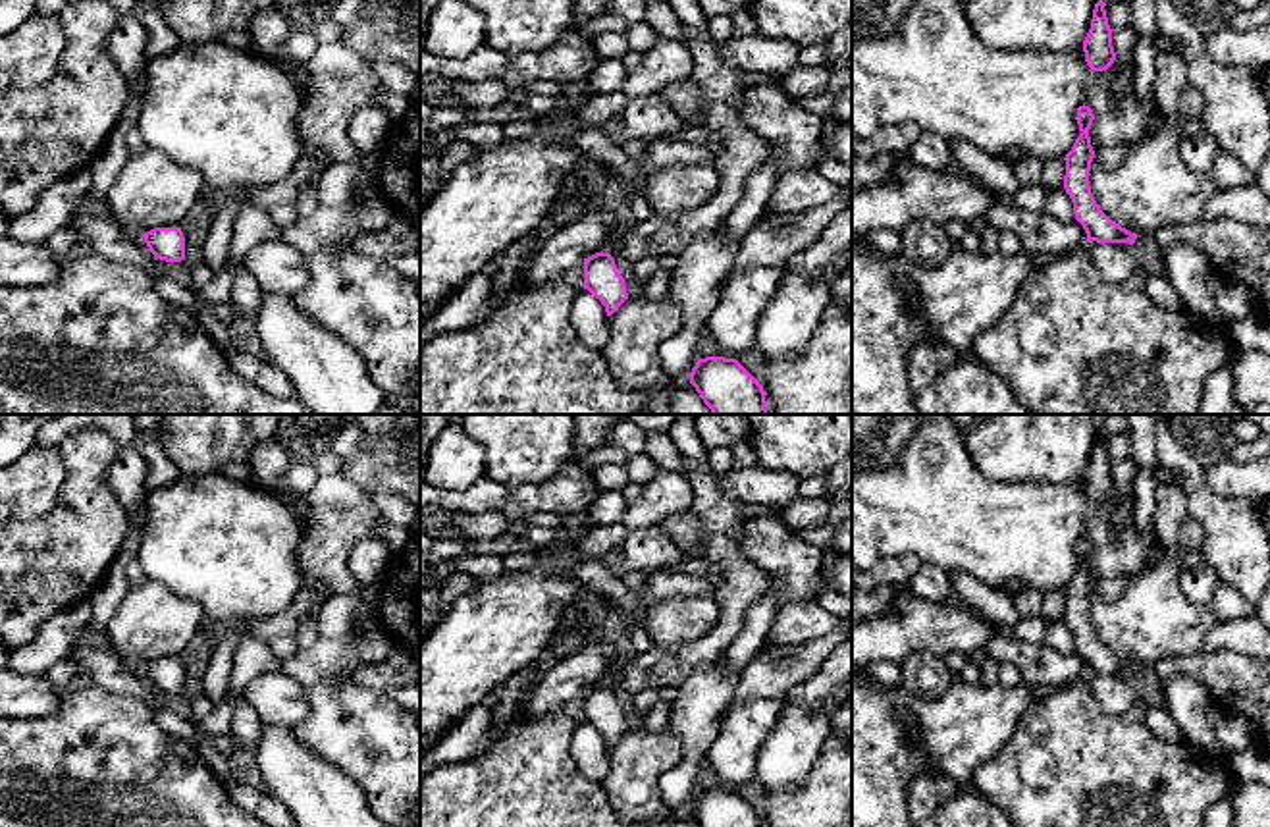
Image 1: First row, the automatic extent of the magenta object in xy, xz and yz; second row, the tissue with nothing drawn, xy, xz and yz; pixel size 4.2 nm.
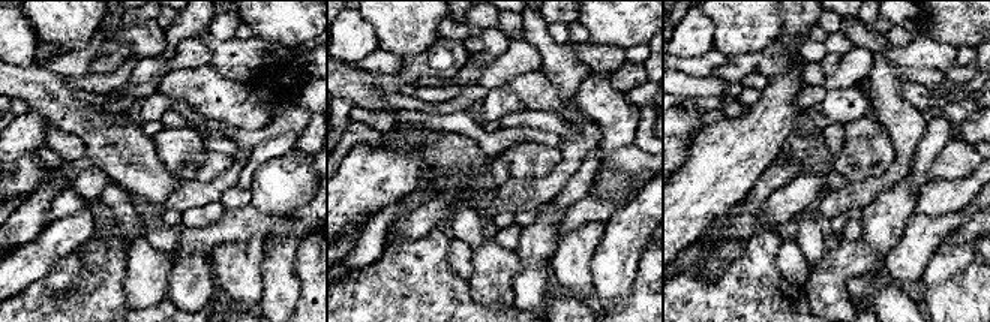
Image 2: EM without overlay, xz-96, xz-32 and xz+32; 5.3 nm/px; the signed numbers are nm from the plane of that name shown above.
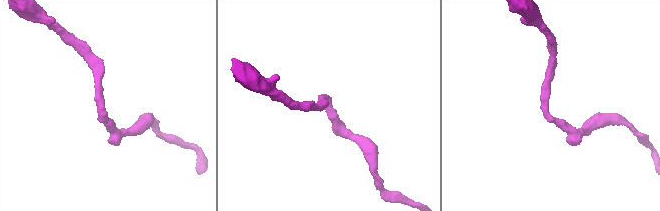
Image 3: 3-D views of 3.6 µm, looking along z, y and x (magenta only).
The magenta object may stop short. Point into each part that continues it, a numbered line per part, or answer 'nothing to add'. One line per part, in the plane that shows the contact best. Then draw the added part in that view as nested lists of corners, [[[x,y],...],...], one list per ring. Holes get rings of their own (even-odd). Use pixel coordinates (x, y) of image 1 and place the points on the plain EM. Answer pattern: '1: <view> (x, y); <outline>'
nothing to add

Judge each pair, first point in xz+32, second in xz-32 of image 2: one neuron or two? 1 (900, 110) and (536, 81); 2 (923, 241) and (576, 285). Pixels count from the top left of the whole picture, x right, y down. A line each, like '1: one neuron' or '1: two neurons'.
1: two neurons
2: one neuron

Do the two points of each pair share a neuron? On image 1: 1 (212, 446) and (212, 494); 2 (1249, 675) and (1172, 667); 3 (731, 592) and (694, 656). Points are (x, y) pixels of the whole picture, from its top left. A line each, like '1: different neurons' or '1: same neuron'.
1: different neurons
2: same neuron
3: same neuron

